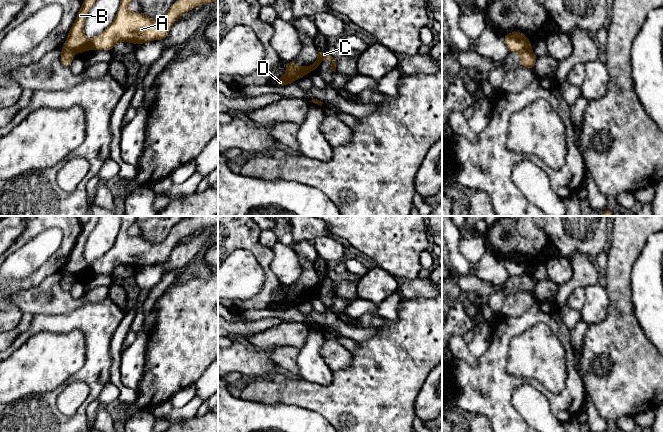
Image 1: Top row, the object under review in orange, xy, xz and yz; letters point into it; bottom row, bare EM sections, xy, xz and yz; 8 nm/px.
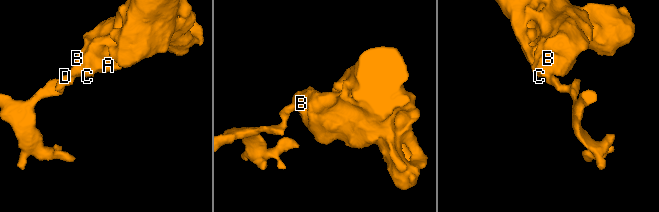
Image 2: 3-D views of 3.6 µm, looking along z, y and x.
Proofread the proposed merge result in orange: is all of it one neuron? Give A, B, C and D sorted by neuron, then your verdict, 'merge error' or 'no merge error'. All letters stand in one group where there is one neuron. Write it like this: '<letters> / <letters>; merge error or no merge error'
A B C / D; merge error

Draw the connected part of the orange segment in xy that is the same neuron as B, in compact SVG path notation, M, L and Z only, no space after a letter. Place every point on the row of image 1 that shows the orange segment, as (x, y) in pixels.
M84 0L61 50L84 53L86 50L106 50L120 41L139 45L153 40L164 40L175 22L184 13L197 5L218 0L177 0L159 19L150 19L141 12L131 12L128 5L134 0L121 0L114 21L102 33L88 40L84 34L84 21L96 0Z

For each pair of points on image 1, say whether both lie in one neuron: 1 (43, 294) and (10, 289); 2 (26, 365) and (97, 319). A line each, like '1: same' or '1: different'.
1: different
2: different

